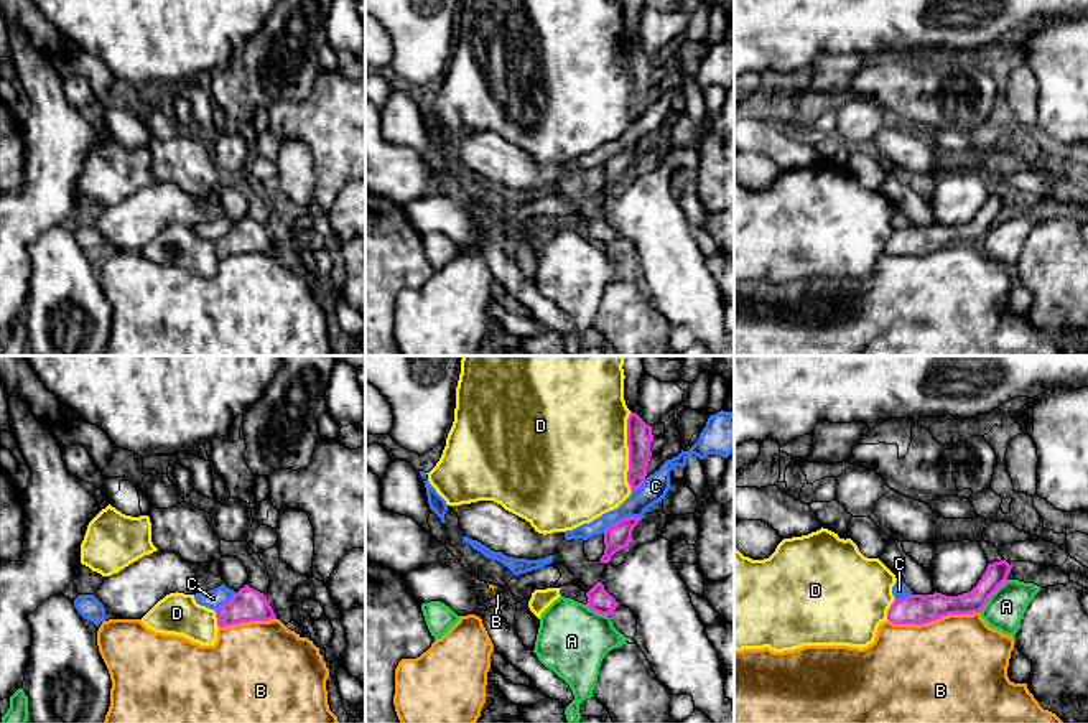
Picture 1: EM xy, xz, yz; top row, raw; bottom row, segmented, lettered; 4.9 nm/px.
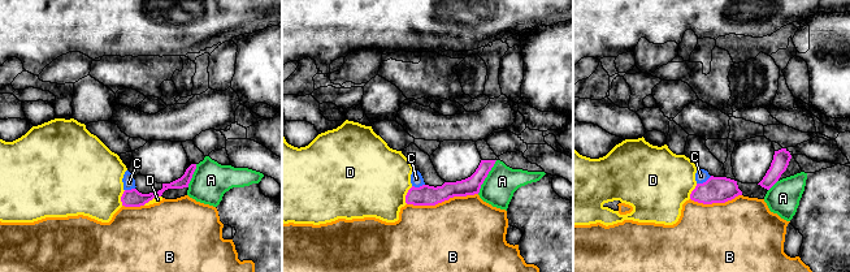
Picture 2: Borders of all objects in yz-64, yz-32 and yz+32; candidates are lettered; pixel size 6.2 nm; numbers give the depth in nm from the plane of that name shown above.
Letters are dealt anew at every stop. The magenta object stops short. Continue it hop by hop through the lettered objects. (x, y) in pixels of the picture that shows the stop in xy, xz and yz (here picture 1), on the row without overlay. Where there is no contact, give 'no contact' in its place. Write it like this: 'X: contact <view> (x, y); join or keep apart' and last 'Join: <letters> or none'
A: contact yz (991, 224); keep apart
B: contact yz (932, 251); keep apart
C: contact xz (623, 150); keep apart
D: contact xz (629, 83); keep apart
Join: none

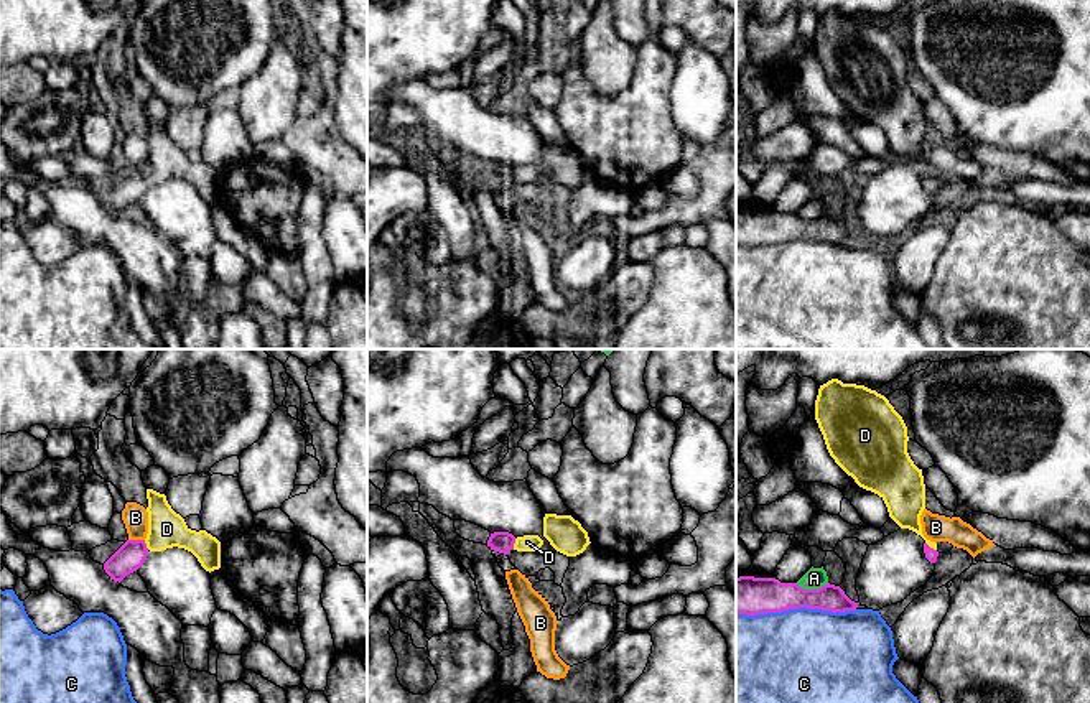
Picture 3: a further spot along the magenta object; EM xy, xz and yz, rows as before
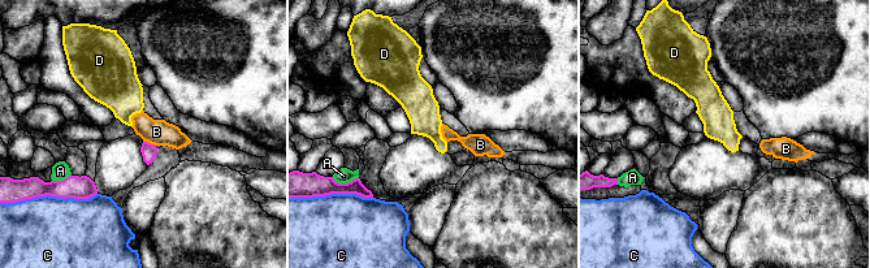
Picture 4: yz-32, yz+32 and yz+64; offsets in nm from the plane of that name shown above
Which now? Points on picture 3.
A: contact yz (810, 221); keep apart
B: contact xy (137, 172); keep apart
C: contact yz (796, 239); keep apart
D: contact xz (514, 173); join
Join: D

